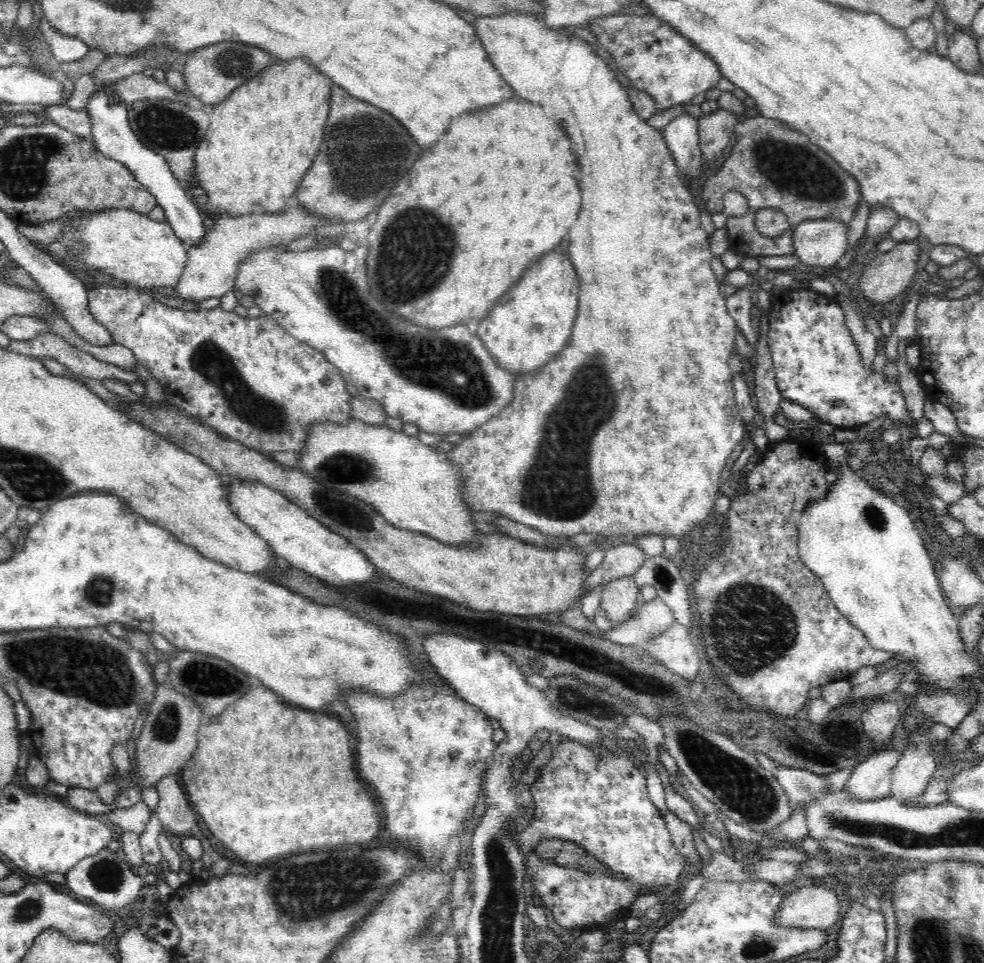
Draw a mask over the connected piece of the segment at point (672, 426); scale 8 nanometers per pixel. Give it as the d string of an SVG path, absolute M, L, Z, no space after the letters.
M506 11L505 13L500 13L499 15L478 15L475 18L473 24L473 29L478 35L478 38L481 40L485 51L488 53L488 58L492 61L492 64L497 68L497 71L500 73L500 76L512 87L516 96L520 100L527 100L532 102L532 104L540 104L540 106L551 106L553 110L557 113L557 122L561 124L564 132L570 136L570 142L572 142L572 148L574 148L574 154L578 158L579 174L578 186L582 190L582 204L581 209L578 215L578 218L575 220L575 223L572 225L569 231L570 235L570 246L568 246L568 259L572 262L574 269L576 270L577 277L579 280L579 306L578 312L576 314L576 324L574 324L574 332L572 332L572 340L566 344L568 348L564 348L555 360L552 360L551 364L544 366L544 369L541 369L539 372L526 375L526 376L514 376L514 398L510 402L510 406L506 406L498 416L494 416L492 420L488 420L484 426L480 426L478 430L474 432L466 433L467 437L460 443L456 443L456 446L448 452L448 461L452 461L454 465L460 467L460 473L464 477L464 482L462 482L462 499L467 502L467 506L470 506L474 512L498 512L501 514L501 517L506 517L512 519L516 522L520 522L526 526L530 526L542 534L547 534L555 537L565 537L565 536L574 536L575 534L598 534L600 536L620 536L622 534L634 534L642 535L654 534L656 536L661 536L663 539L666 538L686 538L686 536L692 536L692 532L696 528L703 528L705 524L713 518L712 512L715 506L715 500L720 495L718 490L720 490L720 485L725 479L726 476L726 462L728 458L732 456L732 452L736 450L736 446L748 438L748 431L746 431L745 422L742 418L742 415L738 413L736 409L736 403L734 402L734 387L732 387L732 370L730 370L730 364L728 360L730 354L732 354L732 348L734 348L734 334L736 334L736 322L734 318L728 313L726 309L726 296L720 292L720 283L717 281L716 275L711 268L711 263L713 260L712 252L709 249L709 237L707 233L703 230L701 225L701 214L699 213L699 208L694 204L694 199L692 199L692 194L690 193L688 182L682 178L678 167L676 167L676 161L672 158L672 151L668 149L666 141L664 140L663 133L652 127L646 119L641 119L640 116L636 114L636 109L632 107L632 101L628 97L628 91L626 91L626 86L622 83L621 77L618 72L612 71L606 63L597 53L592 49L587 41L584 41L582 38L579 38L575 35L569 35L567 30L558 28L558 30L553 30L549 28L546 23L544 23L544 18L538 17L538 15L530 15L528 13L514 13L514 11Z

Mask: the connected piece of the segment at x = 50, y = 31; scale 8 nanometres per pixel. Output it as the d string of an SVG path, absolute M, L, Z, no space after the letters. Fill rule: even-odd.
M42 16L40 18L40 32L54 56L60 63L78 62L91 49L86 43L76 37L61 34L53 25Z

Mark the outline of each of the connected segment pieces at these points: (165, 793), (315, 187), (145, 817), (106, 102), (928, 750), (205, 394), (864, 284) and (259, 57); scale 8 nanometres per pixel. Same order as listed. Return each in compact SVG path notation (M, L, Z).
M174 775L166 776L162 778L155 788L159 792L159 801L155 806L155 812L159 818L162 826L170 830L174 835L190 835L190 830L197 826L198 821L196 820L196 812L190 806L187 793L180 786L178 778Z
M332 83L329 92L329 115L323 132L323 143L318 148L314 164L304 174L294 198L300 201L308 213L320 215L329 224L363 220L374 208L384 202L389 191L408 172L408 168L420 158L422 150L406 132L406 128L386 114L384 110L348 94L341 86Z
M143 800L136 802L128 808L115 808L100 817L108 821L118 830L124 829L128 832L134 832L138 835L142 834L150 822L151 810Z
M112 82L98 85L90 95L89 101L83 110L83 114L90 115L90 122L92 123L91 136L97 149L106 158L122 163L135 176L135 179L146 187L148 192L152 193L152 196L155 196L157 204L164 209L166 222L175 231L176 237L181 239L187 248L200 246L204 236L206 236L206 228L202 223L203 214L198 206L194 204L194 201L190 199L186 189L174 177L166 158L152 150L152 148L144 146L142 141L138 139L129 123L128 105L119 99L111 84Z
M934 723L928 729L914 728L912 734L909 733L909 744L903 752L902 759L896 764L891 779L891 797L901 803L914 802L925 794L932 776L936 773L936 760L934 760L933 749L936 748L936 741L948 741L955 734L954 728L949 728L944 724Z
M96 286L88 290L88 311L90 314L112 335L114 344L119 344L129 348L137 358L137 362L146 367L158 381L158 388L163 394L166 402L182 409L192 416L199 416L203 422L217 429L220 433L230 437L250 448L260 452L296 452L304 448L308 434L310 434L310 424L322 424L331 422L332 424L348 424L353 420L352 416L352 394L346 389L346 379L341 376L338 368L331 364L322 351L312 348L308 343L293 337L274 317L261 314L259 317L250 318L236 315L234 311L224 311L221 306L216 306L212 310L180 310L180 308L170 308L162 302L157 302L151 298L150 292L140 288L128 286L126 288Z
M917 240L896 244L892 250L885 254L878 254L859 279L860 293L872 306L884 306L897 296L900 296L913 283L917 275L918 258L921 256L921 246Z
M229 41L211 44L195 51L192 50L185 55L183 75L186 79L188 91L207 109L215 104L222 103L238 86L246 84L250 78L264 72L274 59L275 62L278 62L278 59L272 58L269 52L261 48L247 43Z

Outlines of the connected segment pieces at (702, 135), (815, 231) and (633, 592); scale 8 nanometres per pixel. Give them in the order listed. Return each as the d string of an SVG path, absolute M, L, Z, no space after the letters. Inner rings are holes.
M722 108L699 118L699 145L703 161L714 161L722 156L733 135L734 124L740 119L737 114Z
M814 219L793 229L799 263L828 268L846 261L849 224L840 220Z
M631 576L610 581L601 592L600 606L612 622L612 626L628 620L640 599L639 588Z

